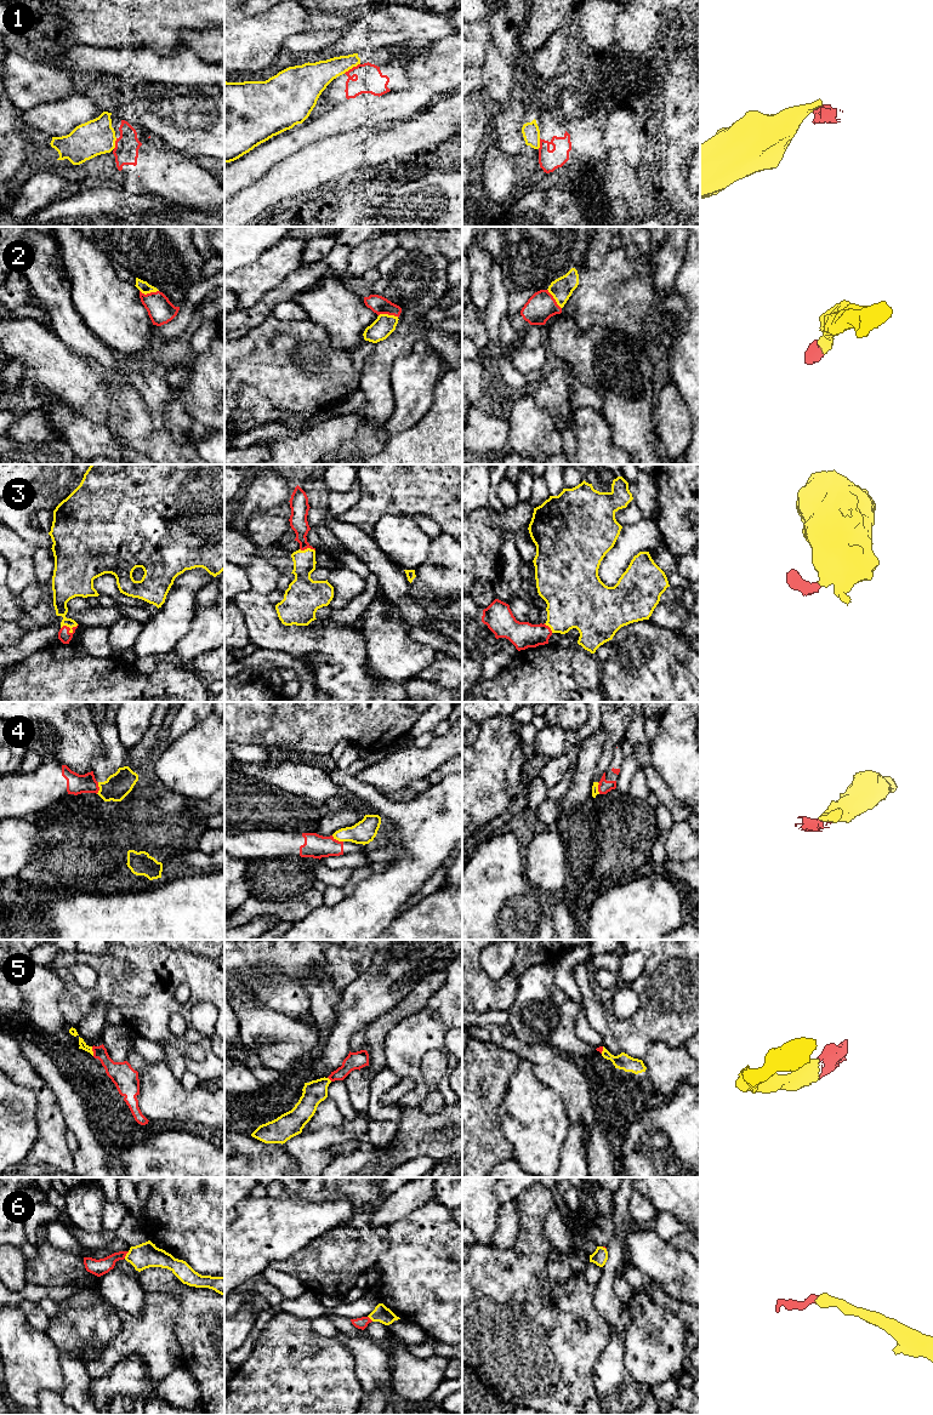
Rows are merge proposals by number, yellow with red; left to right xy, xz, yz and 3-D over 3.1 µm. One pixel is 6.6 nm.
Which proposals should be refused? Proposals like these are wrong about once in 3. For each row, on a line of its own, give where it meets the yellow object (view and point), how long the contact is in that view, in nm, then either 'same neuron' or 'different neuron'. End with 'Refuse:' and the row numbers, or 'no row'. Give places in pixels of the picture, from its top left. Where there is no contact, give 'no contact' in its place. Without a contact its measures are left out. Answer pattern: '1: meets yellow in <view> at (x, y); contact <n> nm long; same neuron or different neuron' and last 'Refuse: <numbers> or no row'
1: meets yellow in xz at (351, 68); contact 130 nm long; different neuron
2: meets yellow in xz at (387, 314); contact 140 nm long; same neuron
3: meets yellow in xy at (69, 627); contact 120 nm long; same neuron
4: meets yellow in xz at (337, 839); contact 90 nm long; different neuron
5: meets yellow in xy at (92, 1051); contact 70 nm long; same neuron
6: meets yellow in xy at (126, 1255); contact 60 nm long; same neuron
Refuse: 1, 4

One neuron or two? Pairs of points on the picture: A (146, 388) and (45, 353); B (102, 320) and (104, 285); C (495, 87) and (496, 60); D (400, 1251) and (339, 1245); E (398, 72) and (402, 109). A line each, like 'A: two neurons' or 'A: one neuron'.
A: two neurons
B: one neuron
C: one neuron
D: two neurons
E: two neurons

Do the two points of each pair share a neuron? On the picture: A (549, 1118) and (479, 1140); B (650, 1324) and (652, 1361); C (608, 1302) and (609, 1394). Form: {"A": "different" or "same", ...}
{"A": "different", "B": "same", "C": "same"}

